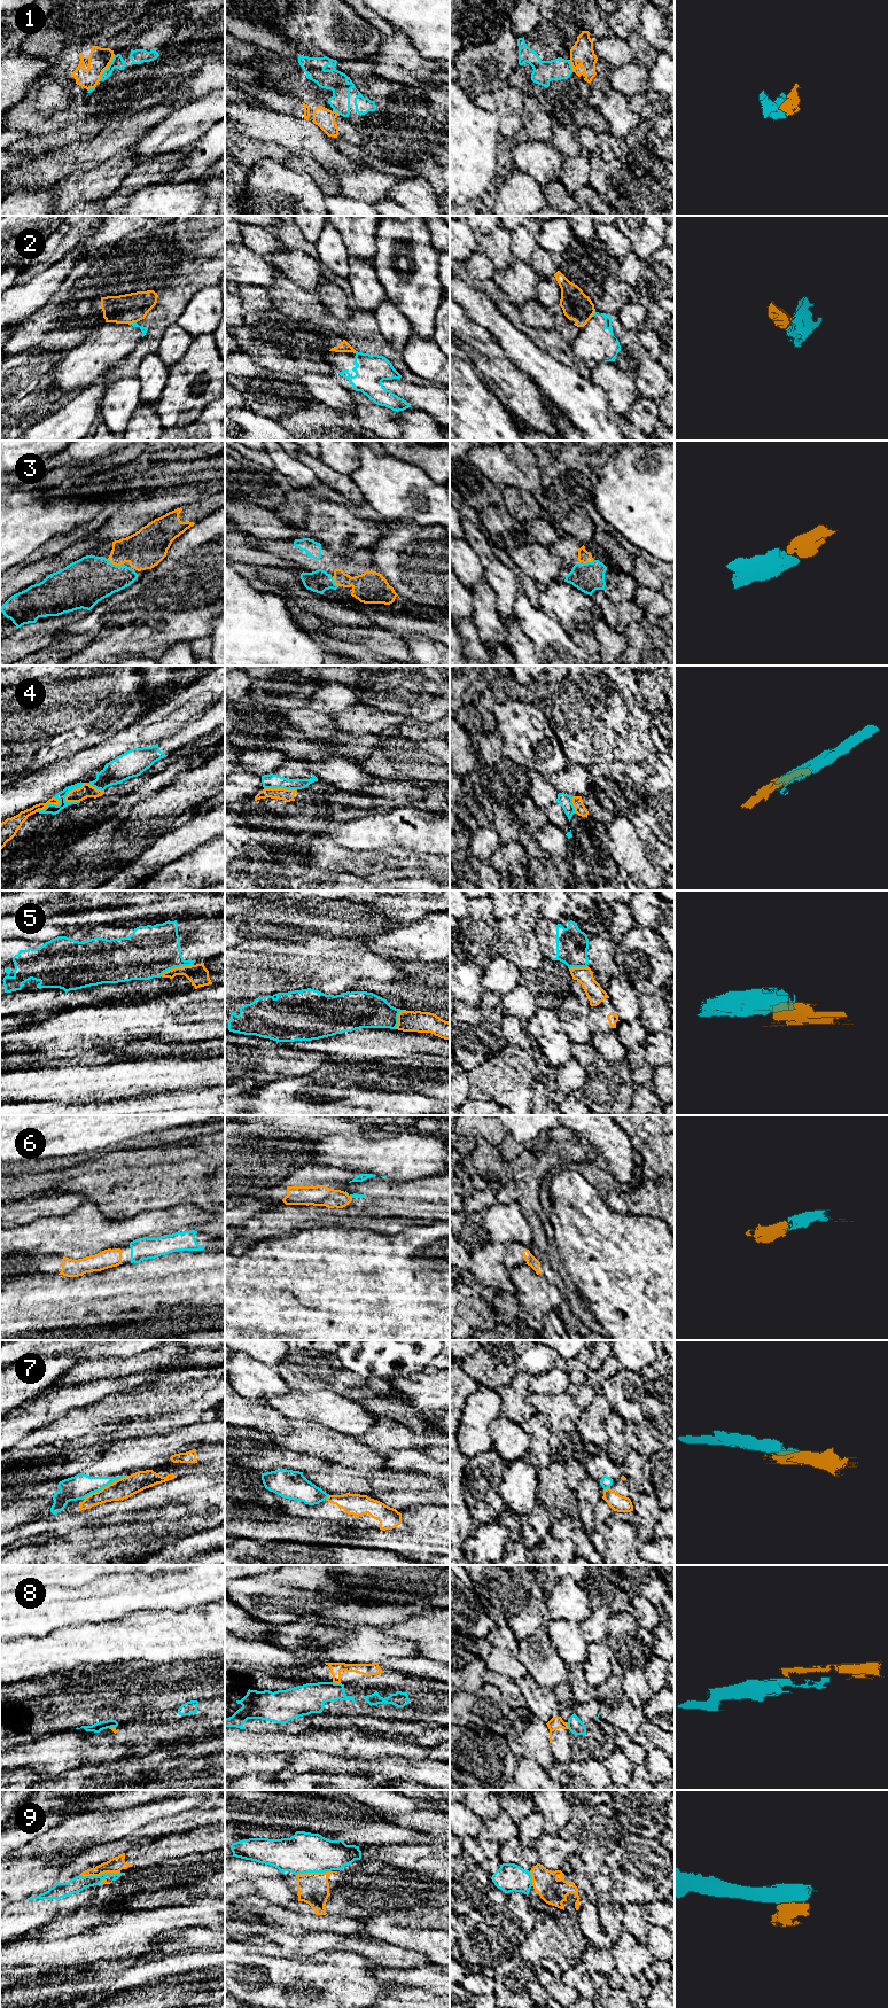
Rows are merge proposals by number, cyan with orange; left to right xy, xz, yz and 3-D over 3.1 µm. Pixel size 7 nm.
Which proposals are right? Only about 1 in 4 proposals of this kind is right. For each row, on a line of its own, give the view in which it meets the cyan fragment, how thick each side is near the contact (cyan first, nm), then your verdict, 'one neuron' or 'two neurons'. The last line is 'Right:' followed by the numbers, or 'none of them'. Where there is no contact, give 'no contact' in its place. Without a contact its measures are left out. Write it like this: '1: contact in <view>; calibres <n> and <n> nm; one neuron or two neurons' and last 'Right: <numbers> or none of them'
1: contact in xy; calibres 80 and 150 nm; two neurons
2: contact in xy; calibres 50 and 200 nm; two neurons
3: contact in xy; calibres 320 and 280 nm; one neuron
4: contact in xy; calibres 70 and 100 nm; two neurons
5: contact in xy; calibres 360 and 150 nm; two neurons
6: contact in xz; calibres 20 and 140 nm; one neuron
7: contact in xy; calibres 170 and 150 nm; two neurons
8: contact in xz; calibres 220 and 90 nm; two neurons
9: contact in xy; calibres 110 and 110 nm; two neurons
Right: 3, 6

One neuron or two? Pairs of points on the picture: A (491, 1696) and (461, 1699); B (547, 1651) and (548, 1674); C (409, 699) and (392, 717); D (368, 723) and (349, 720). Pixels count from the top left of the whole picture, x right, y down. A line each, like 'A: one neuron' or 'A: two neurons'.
A: one neuron
B: one neuron
C: two neurons
D: one neuron

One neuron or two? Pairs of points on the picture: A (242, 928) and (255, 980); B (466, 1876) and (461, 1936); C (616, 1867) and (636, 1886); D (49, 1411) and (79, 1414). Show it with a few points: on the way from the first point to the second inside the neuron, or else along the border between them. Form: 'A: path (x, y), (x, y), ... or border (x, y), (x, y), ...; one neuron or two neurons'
A: border (257, 936), (243, 940), (236, 944); two neurons
B: border (473, 1907), (482, 1915); two neurons
C: path (620, 1873), (630, 1883); one neuron
D: border (65, 1410), (59, 1418), (40, 1427); two neurons

